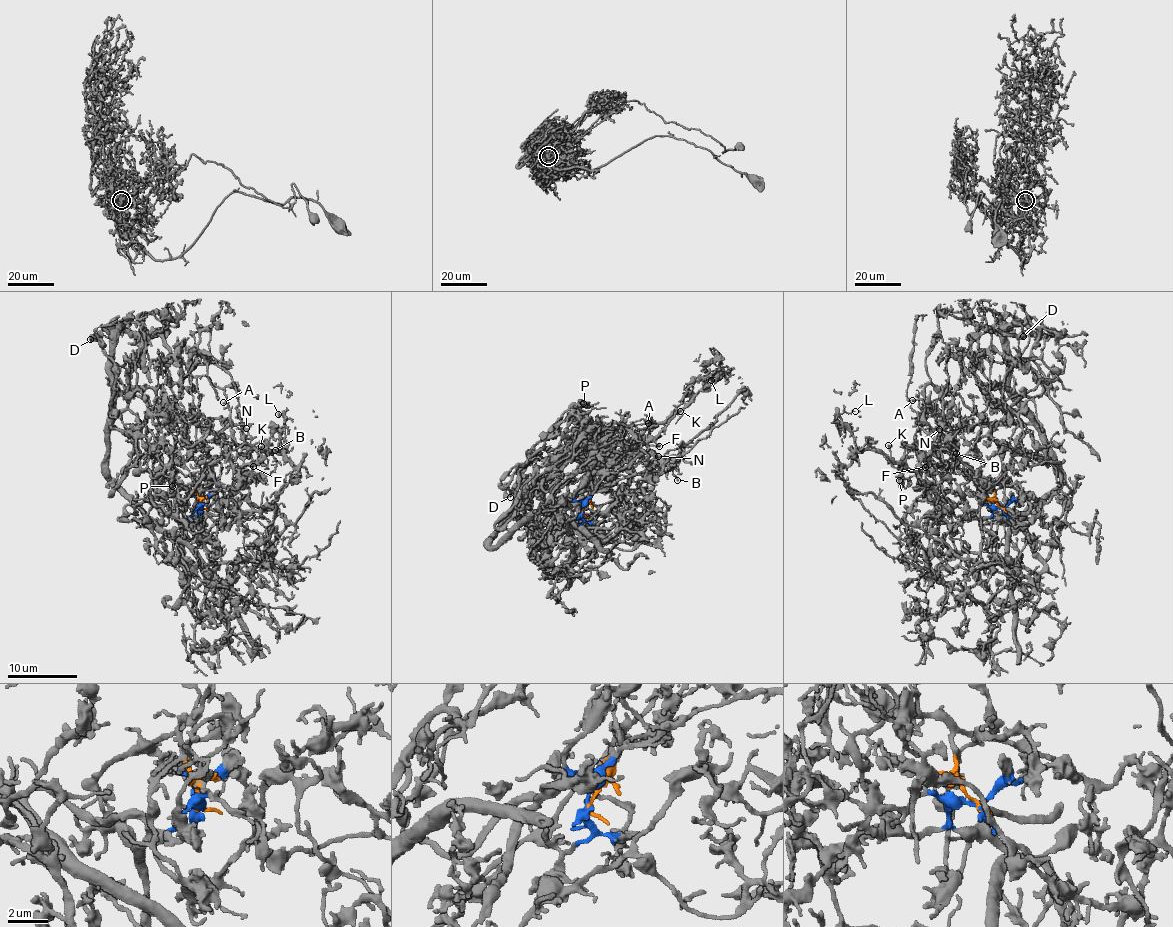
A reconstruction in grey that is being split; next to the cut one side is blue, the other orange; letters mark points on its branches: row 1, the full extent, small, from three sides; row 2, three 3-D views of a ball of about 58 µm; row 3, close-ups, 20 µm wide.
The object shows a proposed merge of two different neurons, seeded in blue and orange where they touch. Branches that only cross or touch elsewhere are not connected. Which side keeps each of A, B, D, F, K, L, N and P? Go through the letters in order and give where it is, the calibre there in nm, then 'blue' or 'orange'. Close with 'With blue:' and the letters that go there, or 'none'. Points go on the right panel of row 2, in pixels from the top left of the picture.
A: place (912, 400); calibre 180 nm; orange
B: place (956, 453); calibre 100 nm; orange
D: place (1023, 336); calibre 140 nm; blue
F: place (925, 467); calibre 100 nm; orange
K: place (888, 445); calibre 150 nm; orange
L: place (855, 411); calibre 130 nm; orange
N: place (939, 429); calibre 160 nm; orange
P: place (899, 480); calibre 150 nm; blue
With blue: D, P

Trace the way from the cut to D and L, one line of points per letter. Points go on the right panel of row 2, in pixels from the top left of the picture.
D: (1002, 510), (994, 516), (1028, 511), (1059, 478), (1044, 431), (997, 408), (973, 373), (982, 334), (1023, 335)
L: (1002, 510), (991, 482), (957, 457), (931, 454), (910, 469), (863, 450), (841, 421), (843, 413), (855, 411)

